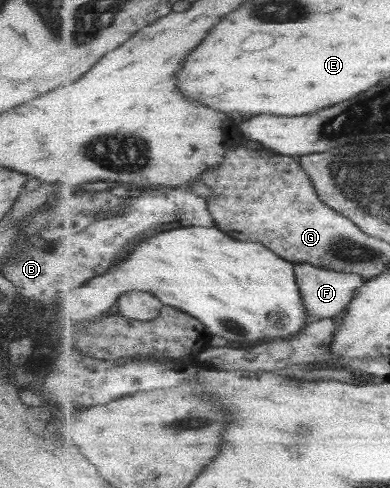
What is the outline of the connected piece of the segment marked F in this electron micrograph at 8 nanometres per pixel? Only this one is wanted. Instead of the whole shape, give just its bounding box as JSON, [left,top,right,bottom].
[296,262,367,320]

